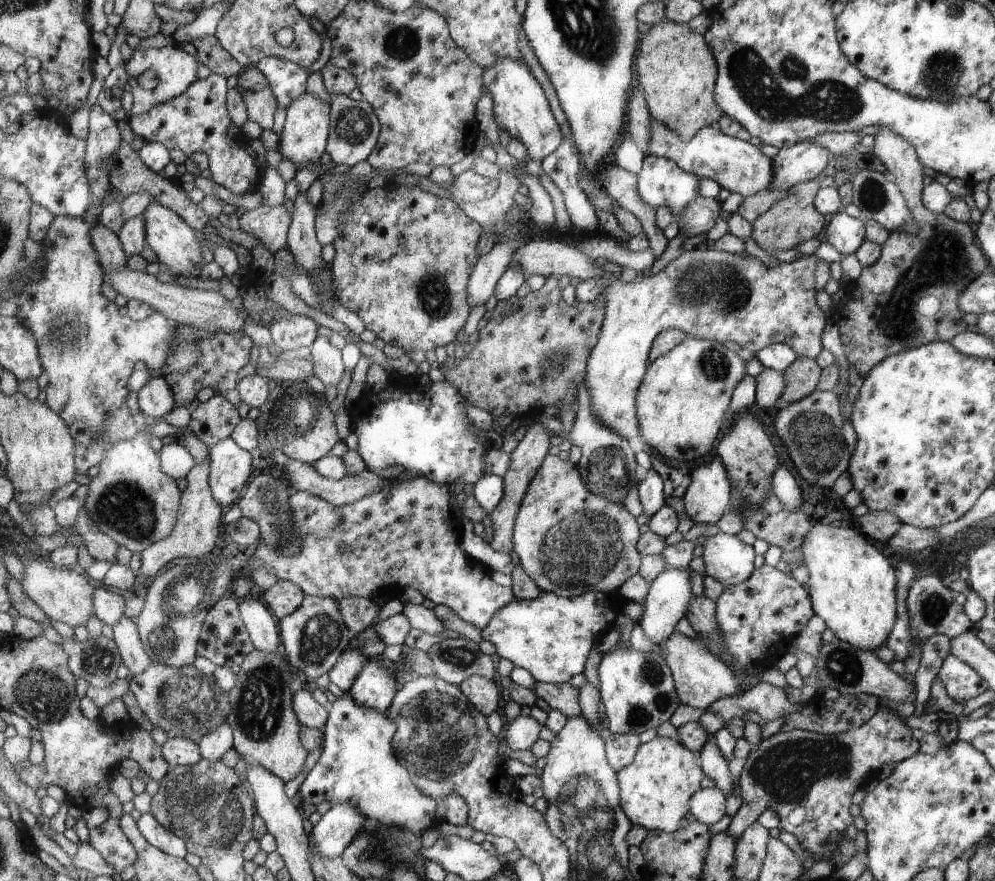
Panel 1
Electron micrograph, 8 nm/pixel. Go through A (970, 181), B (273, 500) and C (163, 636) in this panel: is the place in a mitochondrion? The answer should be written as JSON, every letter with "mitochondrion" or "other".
{"A":"other","B":"mitochondrion","C":"mitochondrion"}

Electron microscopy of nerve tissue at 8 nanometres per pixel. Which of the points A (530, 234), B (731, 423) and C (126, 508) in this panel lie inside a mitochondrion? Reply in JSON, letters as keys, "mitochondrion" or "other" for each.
{"A":"other","B":"other","C":"mitochondrion"}

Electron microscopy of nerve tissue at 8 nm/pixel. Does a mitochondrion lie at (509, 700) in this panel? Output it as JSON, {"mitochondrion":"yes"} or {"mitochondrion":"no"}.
{"mitochondrion":"no"}

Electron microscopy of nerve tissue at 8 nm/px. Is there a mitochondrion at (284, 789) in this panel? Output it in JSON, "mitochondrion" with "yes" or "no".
{"mitochondrion":"no"}

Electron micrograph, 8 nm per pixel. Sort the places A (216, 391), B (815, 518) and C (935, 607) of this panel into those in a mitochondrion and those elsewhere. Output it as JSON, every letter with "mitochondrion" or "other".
{"A":"other","B":"other","C":"mitochondrion"}

